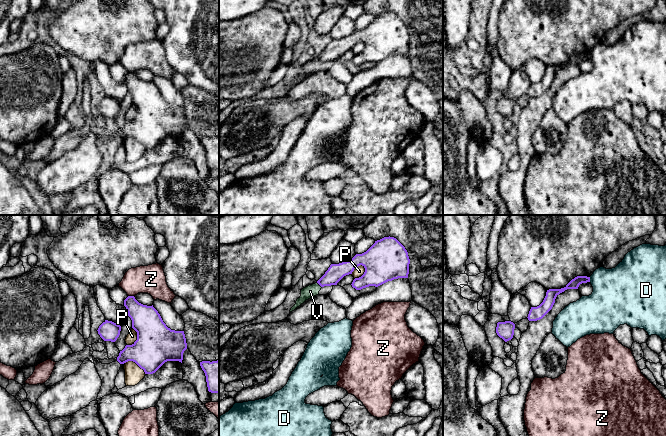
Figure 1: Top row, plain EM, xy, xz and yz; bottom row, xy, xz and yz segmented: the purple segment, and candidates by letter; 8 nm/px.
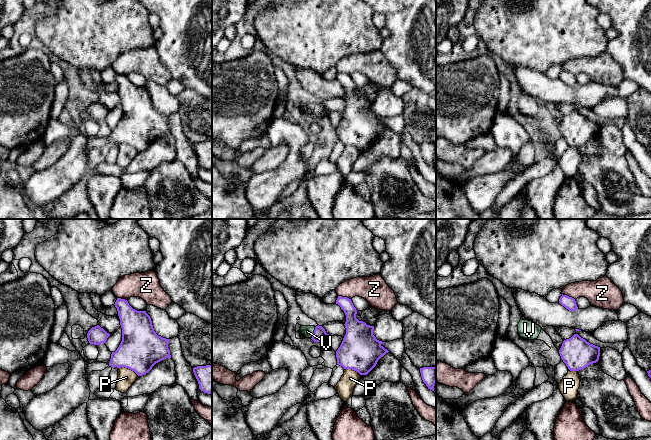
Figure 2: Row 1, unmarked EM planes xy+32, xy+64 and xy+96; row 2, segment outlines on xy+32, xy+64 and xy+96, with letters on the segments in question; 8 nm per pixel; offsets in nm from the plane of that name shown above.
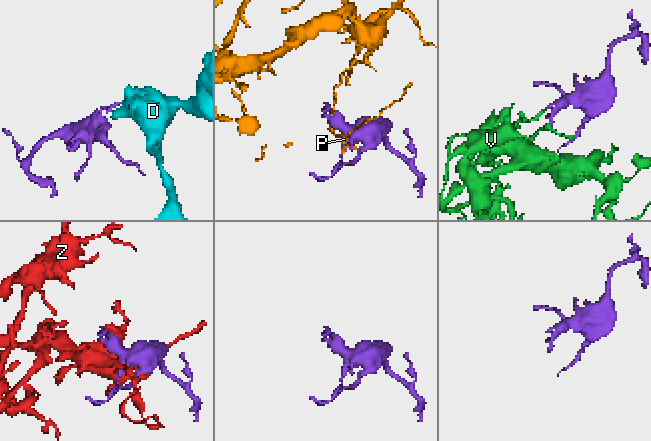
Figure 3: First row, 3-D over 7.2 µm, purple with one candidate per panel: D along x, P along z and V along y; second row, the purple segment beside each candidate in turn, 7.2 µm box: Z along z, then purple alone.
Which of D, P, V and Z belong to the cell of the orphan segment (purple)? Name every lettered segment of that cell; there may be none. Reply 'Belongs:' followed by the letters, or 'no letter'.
Belongs: V

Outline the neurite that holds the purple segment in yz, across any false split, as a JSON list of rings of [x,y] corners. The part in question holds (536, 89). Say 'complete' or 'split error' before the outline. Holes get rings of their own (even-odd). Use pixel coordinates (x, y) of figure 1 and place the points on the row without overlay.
complete; [[[577,52],[572,55],[564,64],[561,65],[549,65],[546,68],[546,72],[543,78],[537,83],[531,83],[528,96],[537,97],[542,95],[553,83],[556,73],[567,65],[578,65],[582,59],[590,58],[590,53]]]

